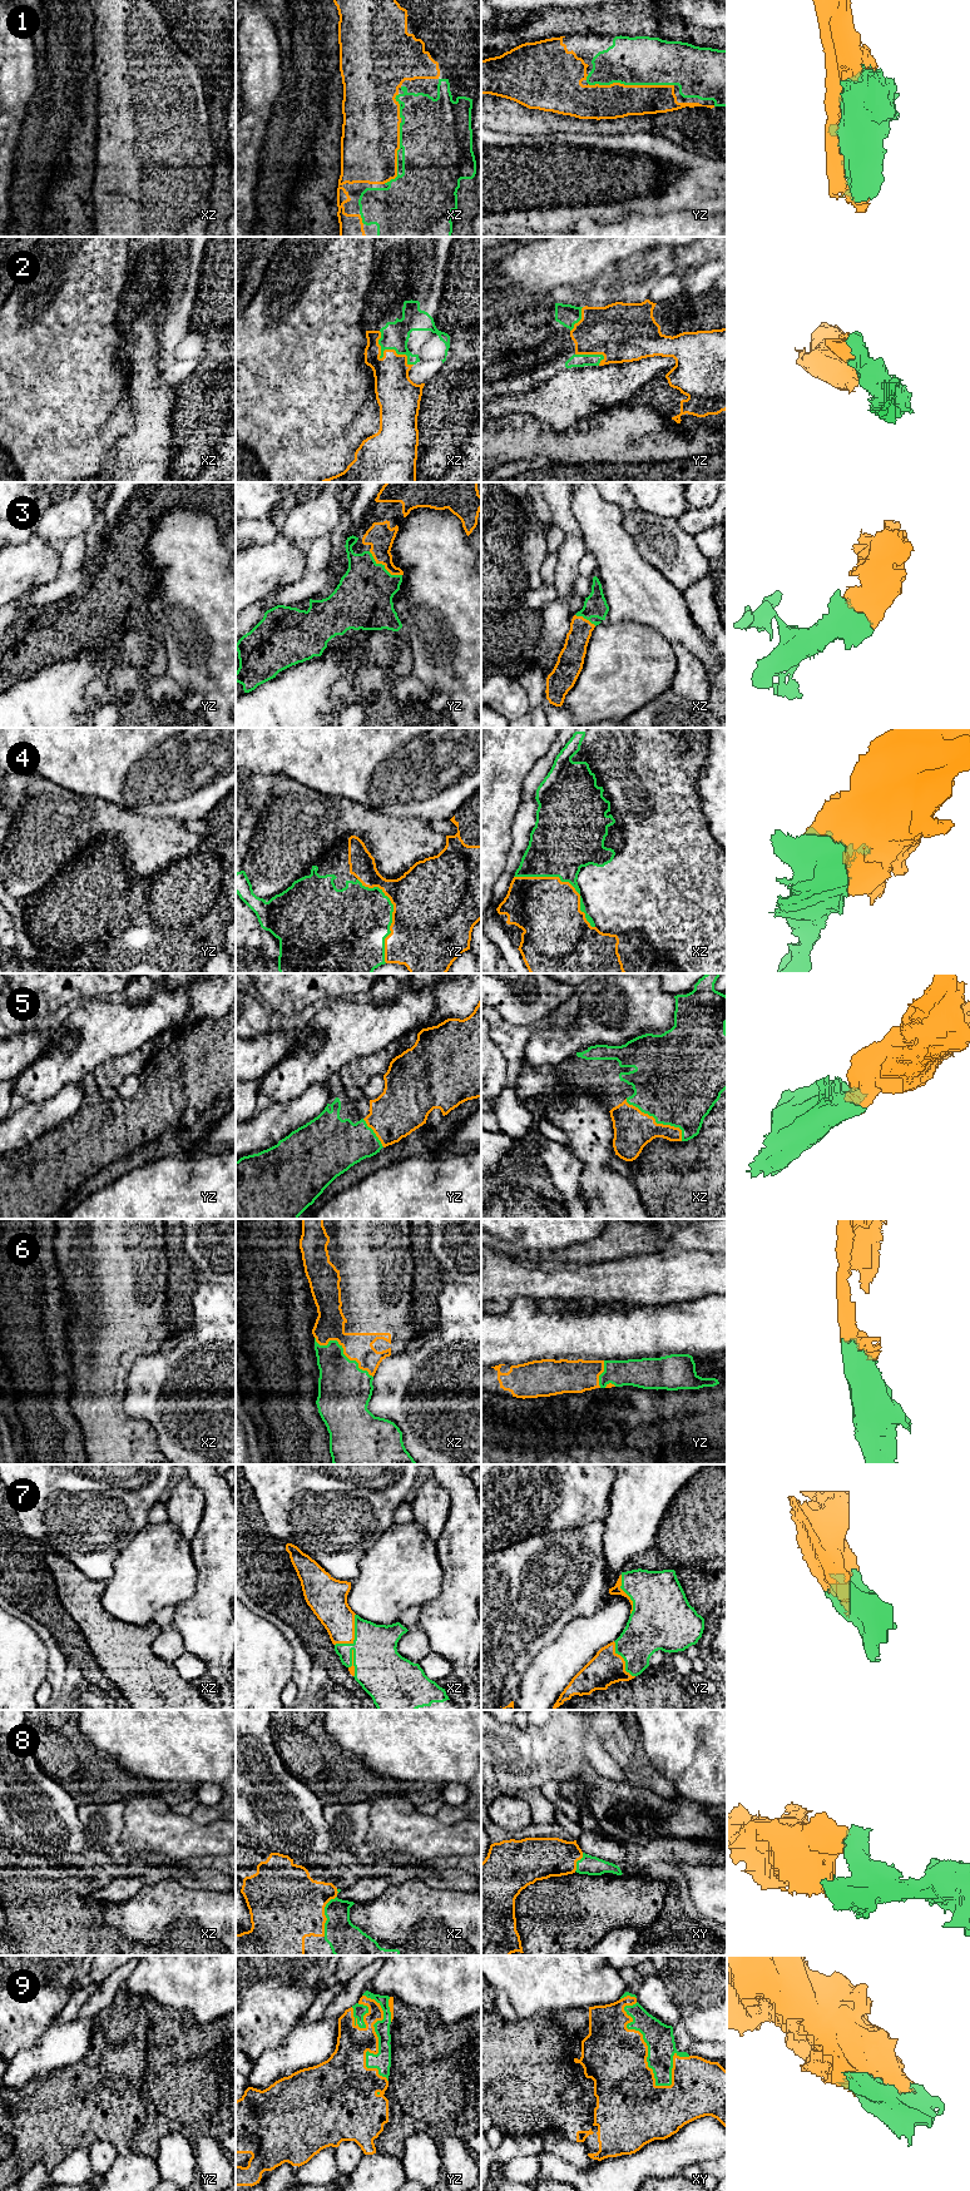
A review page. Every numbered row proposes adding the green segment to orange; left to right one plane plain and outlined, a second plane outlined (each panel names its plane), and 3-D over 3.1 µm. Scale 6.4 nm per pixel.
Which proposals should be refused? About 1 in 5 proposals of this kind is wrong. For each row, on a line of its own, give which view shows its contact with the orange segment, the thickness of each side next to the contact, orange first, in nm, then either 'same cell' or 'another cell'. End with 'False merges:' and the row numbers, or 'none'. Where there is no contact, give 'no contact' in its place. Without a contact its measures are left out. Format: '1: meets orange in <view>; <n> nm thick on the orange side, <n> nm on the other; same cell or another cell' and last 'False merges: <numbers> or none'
1: meets orange in yz; 220 nm thick on the orange side, 320 nm on the other; same cell
2: meets orange in xz; 240 nm thick on the orange side, 180 nm on the other; same cell
3: meets orange in yz; 170 nm thick on the orange side, 360 nm on the other; same cell
4: meets orange in xz; 400 nm thick on the orange side, 400 nm on the other; same cell
5: meets orange in xz; 260 nm thick on the orange side, 460 nm on the other; same cell
6: meets orange in xz; 190 nm thick on the orange side, 340 nm on the other; same cell
7: meets orange in xz; 220 nm thick on the orange side, 300 nm on the other; same cell
8: meets orange in xz; 460 nm thick on the orange side, 240 nm on the other; same cell
9: meets orange in xy; 400 nm thick on the orange side, 180 nm on the other; same cell
False merges: none

